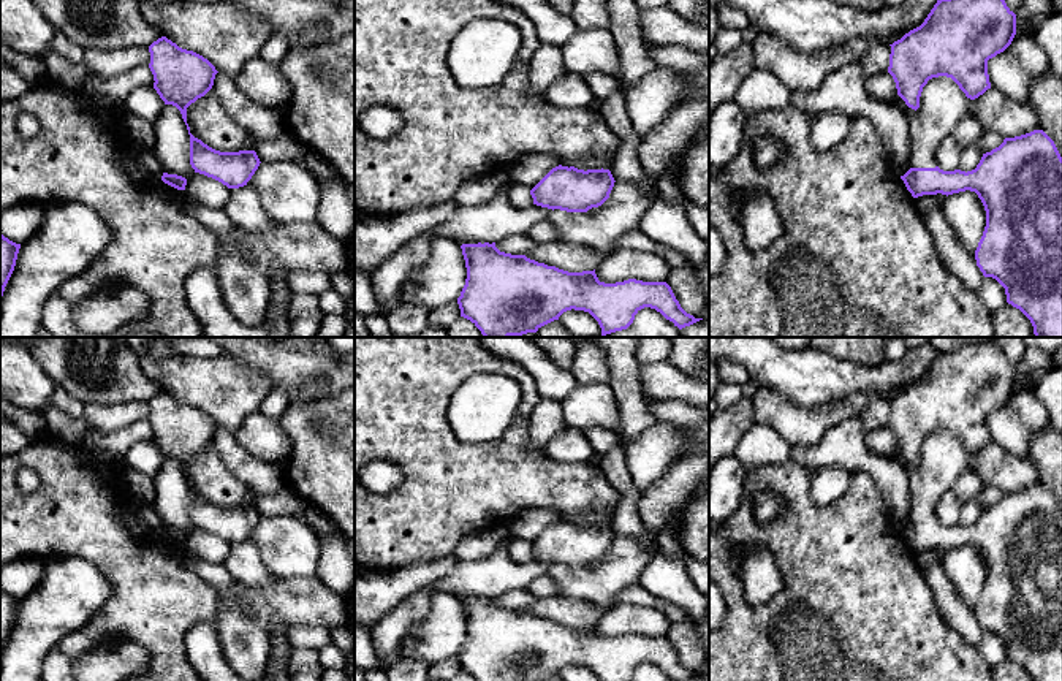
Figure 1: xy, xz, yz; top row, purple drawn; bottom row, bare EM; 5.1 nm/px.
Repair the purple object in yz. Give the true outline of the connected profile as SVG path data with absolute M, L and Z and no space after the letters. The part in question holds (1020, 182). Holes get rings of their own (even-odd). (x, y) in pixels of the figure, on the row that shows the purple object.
M937 0L937 3L920 27L910 30L901 40L889 44L891 54L888 73L896 82L897 95L885 101L902 108L908 117L912 139L912 152L908 162L910 169L904 176L901 176L901 179L904 181L912 196L918 198L923 195L937 193L948 196L965 190L975 192L986 211L986 226L975 250L977 266L984 277L996 279L1005 288L1007 302L1019 309L1030 320L1035 337L1062 337L1062 157L1054 141L1043 130L1034 130L1021 136L1005 138L999 147L983 154L977 168L967 173L961 169L943 171L937 166L935 162L935 150L939 144L953 133L958 122L967 114L969 103L983 95L988 89L991 89L988 60L1003 52L1011 44L1015 35L1016 14L1007 6L1005 0Z

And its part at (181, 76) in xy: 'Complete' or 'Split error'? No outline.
Split error

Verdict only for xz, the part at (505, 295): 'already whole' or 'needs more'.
already whole

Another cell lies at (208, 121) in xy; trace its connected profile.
M214 89L187 108L190 133L220 152L255 150L256 138L223 108Z

